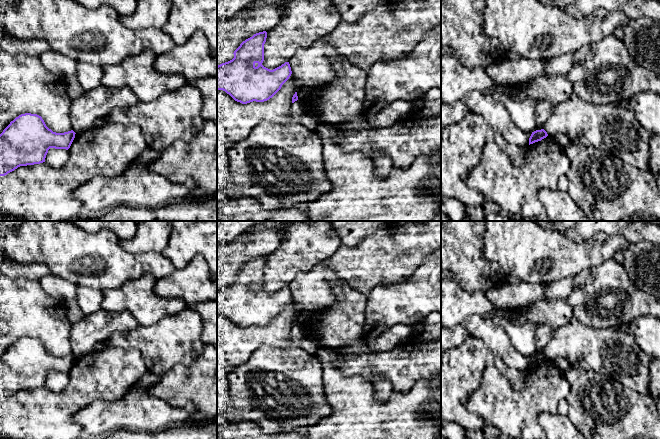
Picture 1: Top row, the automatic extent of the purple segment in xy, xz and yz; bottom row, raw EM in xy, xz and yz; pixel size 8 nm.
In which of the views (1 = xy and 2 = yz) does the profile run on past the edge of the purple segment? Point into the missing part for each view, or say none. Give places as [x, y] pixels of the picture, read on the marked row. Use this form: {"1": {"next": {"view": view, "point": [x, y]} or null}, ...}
{"1": {"next": null}, "2": {"next": null}}

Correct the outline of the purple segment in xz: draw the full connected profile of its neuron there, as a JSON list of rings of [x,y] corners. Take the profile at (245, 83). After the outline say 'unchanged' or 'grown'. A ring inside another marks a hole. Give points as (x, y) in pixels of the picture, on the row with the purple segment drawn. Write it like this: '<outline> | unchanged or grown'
[[[259,32],[243,41],[234,51],[234,58],[217,66],[217,90],[223,90],[235,101],[247,104],[272,98],[292,74],[289,62],[270,70],[262,65],[267,32]]] | unchanged

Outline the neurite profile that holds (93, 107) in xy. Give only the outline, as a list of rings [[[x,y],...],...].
[[[101,85],[87,90],[72,102],[73,131],[86,131],[97,123],[105,122],[113,109],[131,107],[138,102],[138,98],[128,87],[114,89]]]

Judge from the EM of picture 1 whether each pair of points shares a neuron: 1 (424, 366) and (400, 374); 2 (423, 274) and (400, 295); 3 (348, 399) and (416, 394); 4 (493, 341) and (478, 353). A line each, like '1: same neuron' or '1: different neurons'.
1: same neuron
2: same neuron
3: same neuron
4: different neurons

